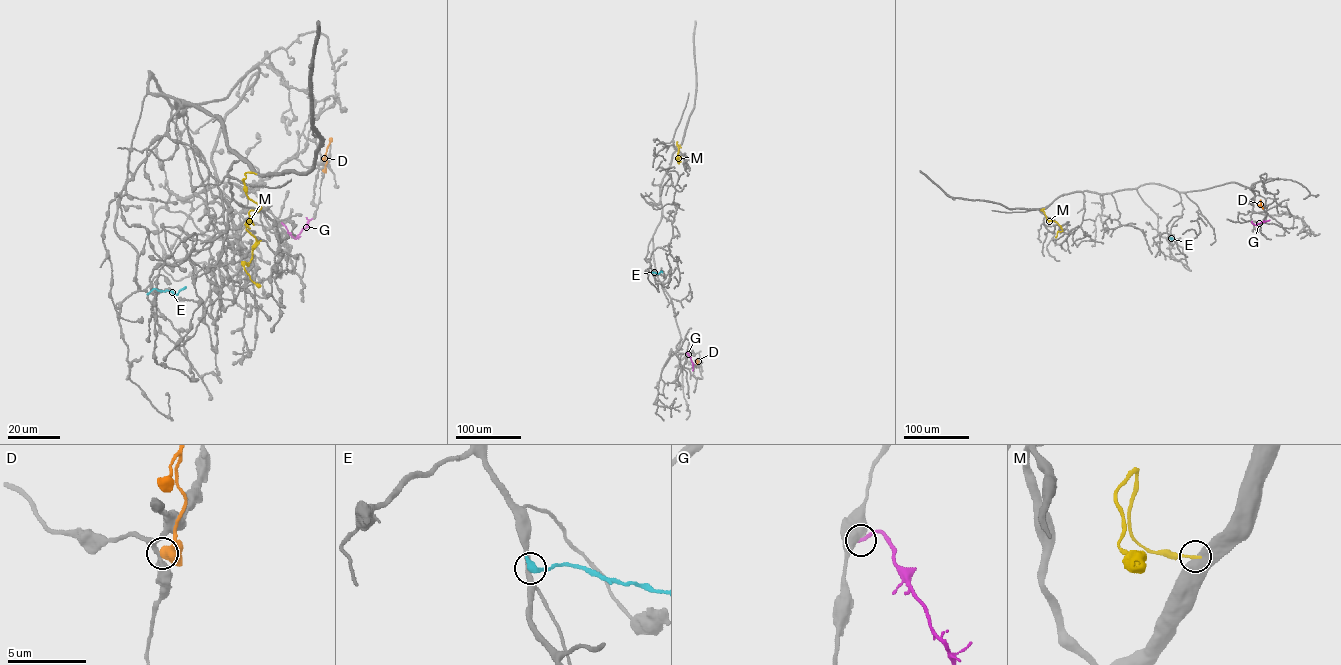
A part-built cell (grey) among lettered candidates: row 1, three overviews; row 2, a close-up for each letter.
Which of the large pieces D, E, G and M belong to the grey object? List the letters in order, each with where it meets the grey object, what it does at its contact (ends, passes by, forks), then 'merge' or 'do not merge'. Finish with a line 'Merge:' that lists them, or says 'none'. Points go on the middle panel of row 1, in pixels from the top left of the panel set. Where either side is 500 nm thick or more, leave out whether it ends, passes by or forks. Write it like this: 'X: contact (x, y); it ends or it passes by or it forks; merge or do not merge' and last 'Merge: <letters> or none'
D: contact (696, 364); do not merge
E: contact (652, 272); it ends; do not merge
G: contact (686, 353); do not merge
M: contact (680, 145); do not merge
Merge: none

